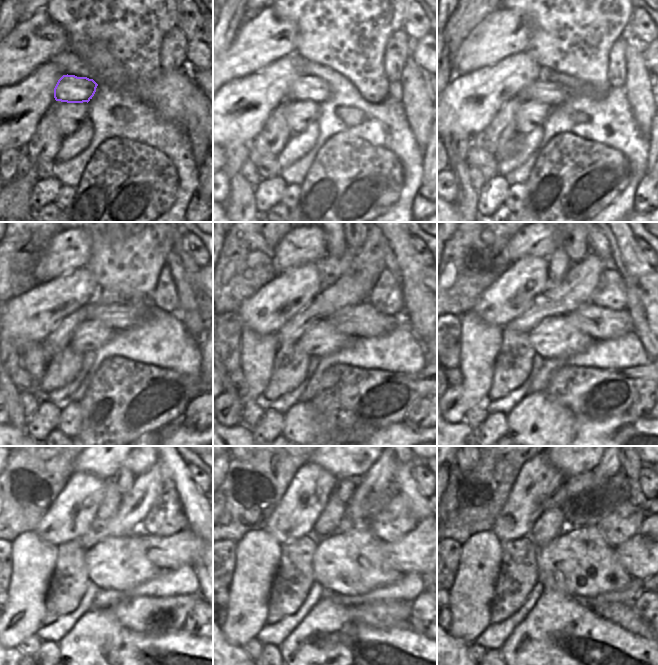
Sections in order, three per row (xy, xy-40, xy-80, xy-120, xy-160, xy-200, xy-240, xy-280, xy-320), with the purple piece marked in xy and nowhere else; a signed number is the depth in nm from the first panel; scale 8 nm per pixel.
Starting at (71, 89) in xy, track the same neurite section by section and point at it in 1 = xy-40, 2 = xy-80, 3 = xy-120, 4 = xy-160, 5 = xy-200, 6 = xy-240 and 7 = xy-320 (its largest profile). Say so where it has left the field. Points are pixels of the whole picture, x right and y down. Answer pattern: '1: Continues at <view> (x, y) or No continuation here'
1: Continues at xy-40 (306, 88)
2: Continues at xy-80 (540, 90)
3: Continues at xy-120 (120, 316)
4: Continues at xy-160 (363, 320)
5: Continues at xy-200 (601, 324)
6: Continues at xy-240 (184, 548)
7: Continues at xy-320 (640, 556).

